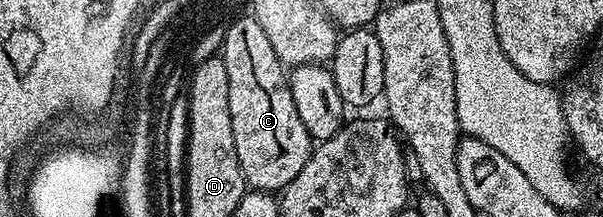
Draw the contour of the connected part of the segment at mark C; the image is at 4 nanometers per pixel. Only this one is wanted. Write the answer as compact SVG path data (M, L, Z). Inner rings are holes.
M242 16L237 17L228 27L224 34L222 57L226 64L226 80L230 80L230 124L234 128L234 148L238 152L238 164L244 173L245 183L252 190L263 190L265 192L283 191L284 187L292 183L294 176L298 176L298 172L302 172L306 160L312 155L314 149L314 139L308 134L306 125L302 124L302 117L298 116L294 100L291 98L289 75L286 73L286 67L274 52L274 48L270 48L270 40L266 40L266 32L262 32L262 24L258 24L256 19L251 16L245 16L245 18L242 18Z

